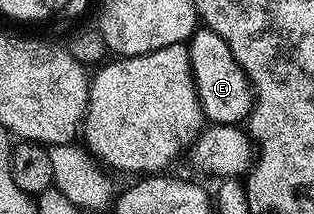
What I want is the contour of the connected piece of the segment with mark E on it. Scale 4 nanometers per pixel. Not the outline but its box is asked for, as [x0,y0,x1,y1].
[187,27,253,126]

